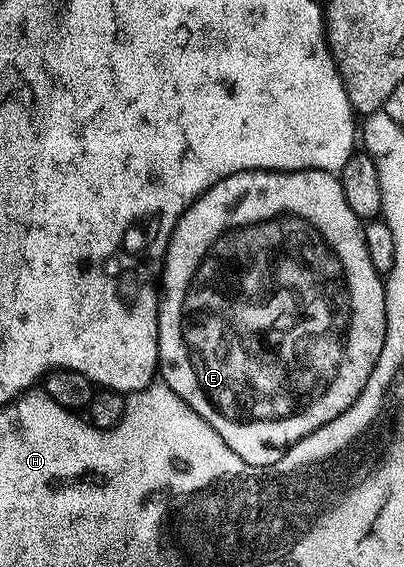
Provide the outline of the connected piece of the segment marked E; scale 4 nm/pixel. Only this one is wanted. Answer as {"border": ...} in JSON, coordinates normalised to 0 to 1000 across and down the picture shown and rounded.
{"border":[[[604,300],[582,310],[562,310],[552,317],[542,317],[542,325],[532,325],[520,335],[502,339],[473,358],[463,367],[463,374],[453,374],[453,381],[428,404],[428,414],[408,446],[403,481],[394,492],[389,570],[394,571],[394,628],[389,637],[394,640],[396,672],[418,681],[423,691],[433,691],[433,698],[443,698],[530,764],[540,765],[552,776],[552,783],[562,790],[572,790],[572,797],[582,797],[582,804],[592,804],[592,811],[601,811],[611,818],[624,822],[668,822],[681,818],[681,811],[691,811],[703,804],[708,794],[725,781],[738,780],[750,769],[780,762],[780,755],[800,755],[800,748],[829,741],[829,734],[859,727],[859,720],[869,720],[869,713],[879,713],[889,691],[899,691],[899,684],[928,649],[928,635],[938,635],[938,621],[948,621],[948,600],[953,598],[953,580],[958,578],[958,550],[953,549],[953,499],[946,485],[933,481],[928,466],[918,466],[918,451],[908,451],[903,402],[896,386],[884,384],[879,374],[869,374],[866,363],[859,362],[859,353],[849,347],[849,325],[842,312],[812,300],[718,300],[713,303],[693,300]]]}

